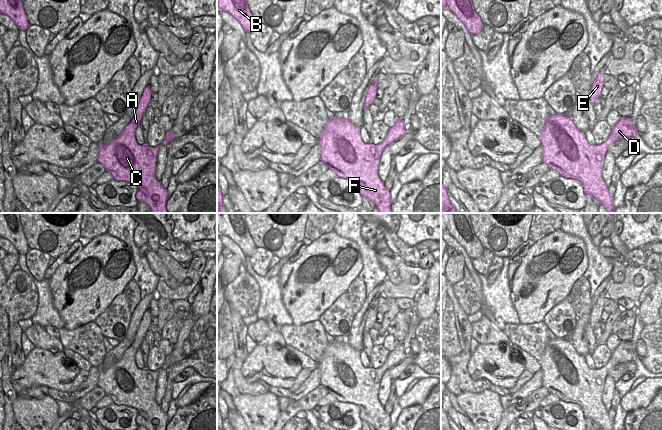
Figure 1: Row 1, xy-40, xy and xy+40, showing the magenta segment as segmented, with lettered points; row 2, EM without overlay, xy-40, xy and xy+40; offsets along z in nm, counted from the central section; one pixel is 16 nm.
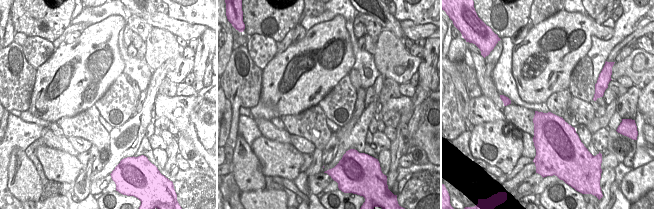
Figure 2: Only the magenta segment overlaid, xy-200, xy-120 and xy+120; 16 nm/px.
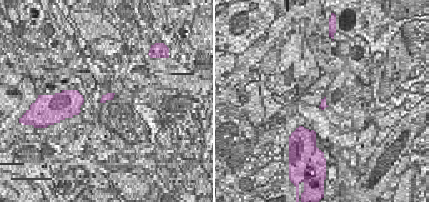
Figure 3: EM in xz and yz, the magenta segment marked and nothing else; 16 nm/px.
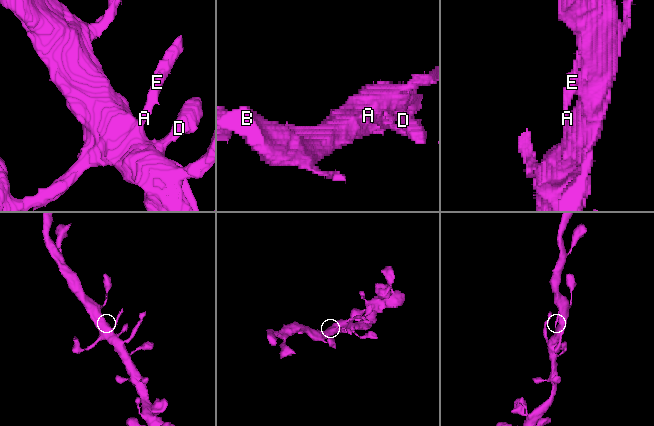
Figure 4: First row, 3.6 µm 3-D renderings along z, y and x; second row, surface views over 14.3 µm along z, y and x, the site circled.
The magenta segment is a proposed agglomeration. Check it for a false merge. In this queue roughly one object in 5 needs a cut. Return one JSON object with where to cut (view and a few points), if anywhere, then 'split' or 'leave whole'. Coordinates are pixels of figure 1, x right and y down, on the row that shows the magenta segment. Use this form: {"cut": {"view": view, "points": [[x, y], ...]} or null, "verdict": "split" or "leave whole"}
{"cut": null, "verdict": "leave whole"}

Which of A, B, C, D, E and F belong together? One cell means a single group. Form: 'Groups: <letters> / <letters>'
Groups: A B C D E F

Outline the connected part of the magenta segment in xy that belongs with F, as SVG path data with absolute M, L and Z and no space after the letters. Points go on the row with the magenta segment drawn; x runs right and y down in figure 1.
M334 117L328 120L318 143L321 146L320 161L337 177L352 179L360 184L360 195L374 202L379 213L391 212L391 194L378 176L379 164L383 150L395 140L406 135L404 122L397 119L395 125L389 128L385 139L377 145L365 144L360 135L360 128L352 124L346 117Z

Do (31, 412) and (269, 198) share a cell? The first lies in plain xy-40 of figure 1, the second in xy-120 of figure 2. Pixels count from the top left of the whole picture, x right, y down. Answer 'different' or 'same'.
same

